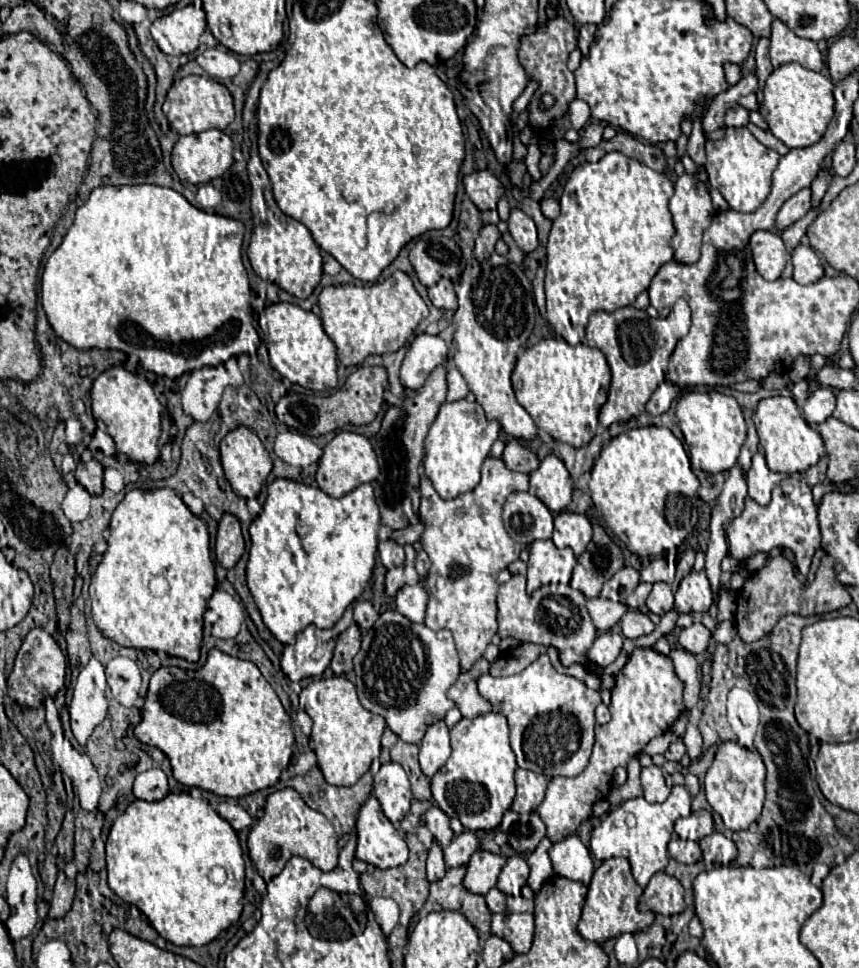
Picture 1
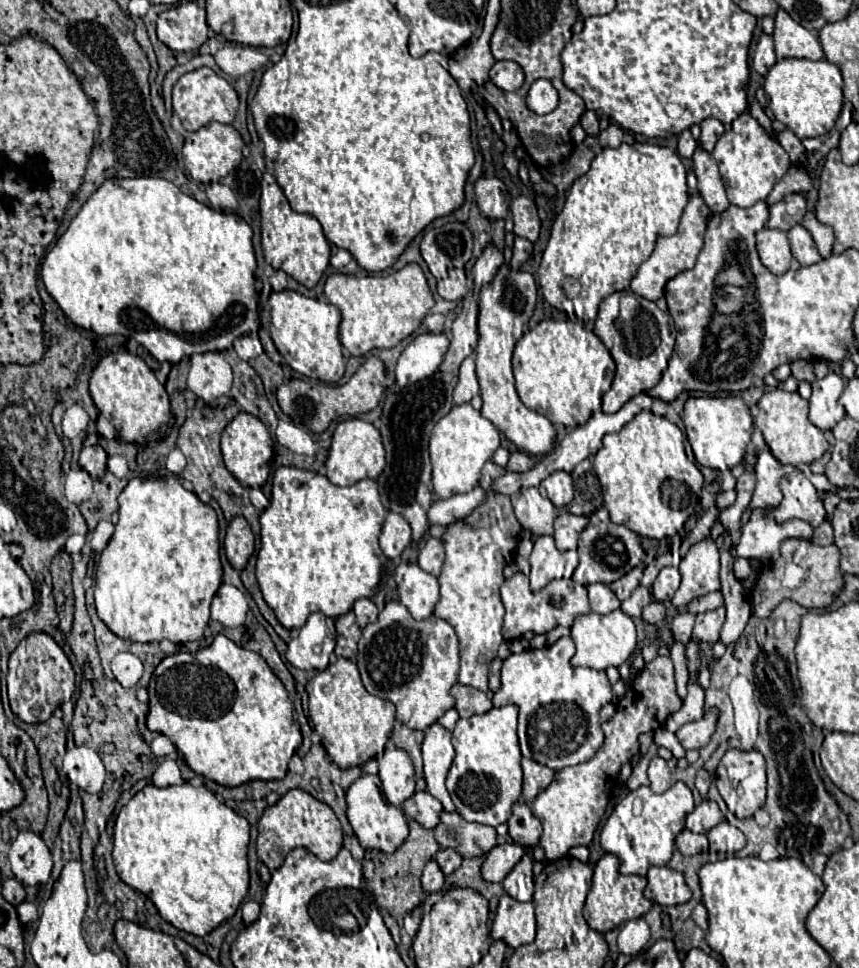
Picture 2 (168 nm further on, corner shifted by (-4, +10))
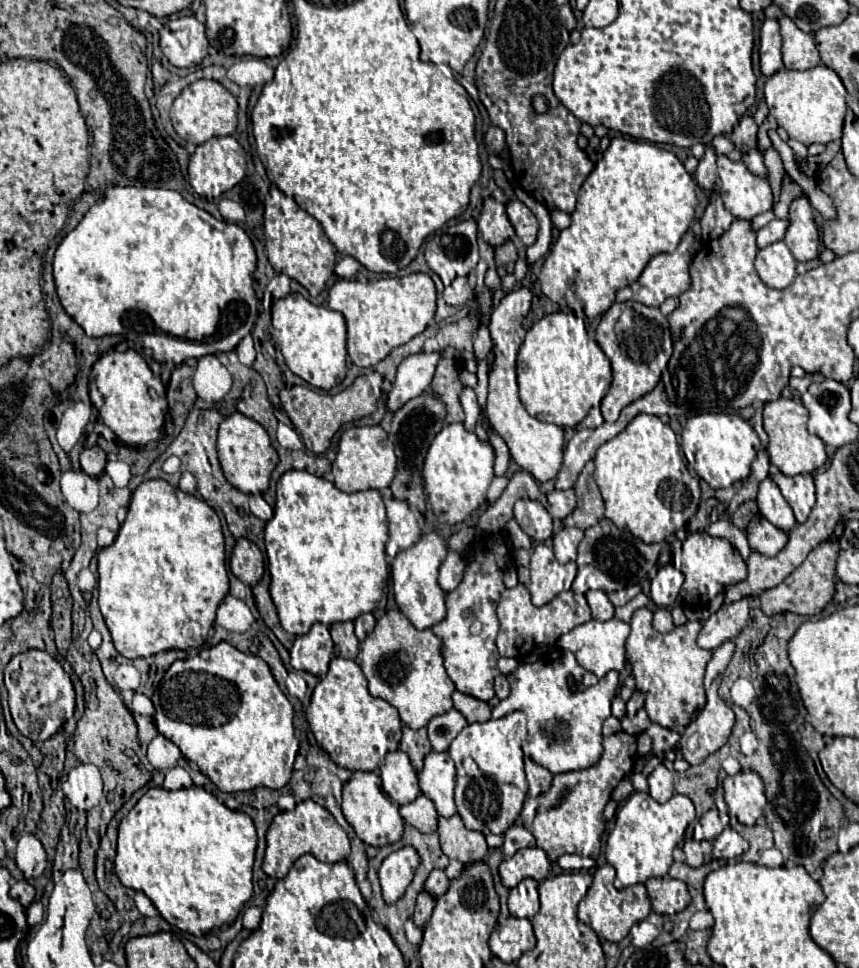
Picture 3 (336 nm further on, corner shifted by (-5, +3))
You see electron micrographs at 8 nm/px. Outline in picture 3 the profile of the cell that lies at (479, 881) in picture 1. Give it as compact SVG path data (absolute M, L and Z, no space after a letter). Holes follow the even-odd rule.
M540 847L520 849L514 857L504 859L500 865L500 877L506 887L514 887L524 879L536 879L542 881L550 875L552 861L548 859L546 851Z

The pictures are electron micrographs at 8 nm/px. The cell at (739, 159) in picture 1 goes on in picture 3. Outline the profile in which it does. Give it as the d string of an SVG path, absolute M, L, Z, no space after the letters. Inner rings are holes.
M726 155L718 157L720 197L724 207L736 217L750 221L752 217L772 209L772 189L762 177L752 175L742 161L730 161Z

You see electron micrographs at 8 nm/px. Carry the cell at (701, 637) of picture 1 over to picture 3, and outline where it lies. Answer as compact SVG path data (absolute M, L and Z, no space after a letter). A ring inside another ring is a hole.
M744 597L736 603L722 605L714 615L710 615L704 621L698 633L698 645L702 649L714 651L724 641L738 637L750 619L750 603L752 603L752 597Z

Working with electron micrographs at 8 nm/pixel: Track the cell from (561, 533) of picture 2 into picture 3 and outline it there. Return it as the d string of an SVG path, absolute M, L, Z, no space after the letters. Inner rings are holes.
M564 527L560 533L554 535L554 555L564 565L568 561L576 561L576 549L584 537L582 529Z

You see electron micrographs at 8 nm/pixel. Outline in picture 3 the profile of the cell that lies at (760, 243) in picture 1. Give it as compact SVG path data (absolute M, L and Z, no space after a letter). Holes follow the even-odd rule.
M776 241L758 251L756 273L764 285L772 289L786 289L796 277L796 263L798 261L790 249L782 241Z

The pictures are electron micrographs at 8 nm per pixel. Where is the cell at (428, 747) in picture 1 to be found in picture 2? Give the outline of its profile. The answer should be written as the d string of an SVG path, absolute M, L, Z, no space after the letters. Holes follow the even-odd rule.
M439 722L431 724L425 730L425 740L423 740L423 764L425 764L425 782L427 782L427 792L433 794L445 810L455 812L455 804L445 788L445 776L451 768L455 750L451 744L451 732L445 730Z

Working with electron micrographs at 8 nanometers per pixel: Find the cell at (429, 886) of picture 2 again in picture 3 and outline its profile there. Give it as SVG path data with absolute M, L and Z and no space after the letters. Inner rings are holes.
M422 891L418 895L418 903L416 903L416 911L412 915L412 921L418 925L418 927L424 927L426 921L430 919L432 915L432 909L434 909L434 897L426 891Z

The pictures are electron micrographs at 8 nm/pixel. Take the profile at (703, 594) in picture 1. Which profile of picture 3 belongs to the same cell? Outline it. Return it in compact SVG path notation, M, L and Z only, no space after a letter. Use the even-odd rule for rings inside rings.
M692 533L682 543L682 573L684 573L684 585L682 585L682 603L686 607L706 607L718 593L722 593L726 587L736 585L746 579L746 563L742 555L730 545L730 541L712 537L708 533Z

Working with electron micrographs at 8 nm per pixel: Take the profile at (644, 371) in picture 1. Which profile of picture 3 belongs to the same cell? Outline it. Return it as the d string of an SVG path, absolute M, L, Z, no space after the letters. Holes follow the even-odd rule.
M630 301L630 307L634 307L634 327L628 333L618 333L616 323L622 315L622 303L614 303L604 315L596 329L596 341L600 349L606 353L606 357L612 363L612 385L601 402L602 417L610 423L614 423L620 415L620 411L630 405L632 401L640 399L642 395L650 393L656 383L660 381L662 371L668 366L668 359L672 355L672 337L668 329L668 319L660 313L658 307L646 307L642 303Z

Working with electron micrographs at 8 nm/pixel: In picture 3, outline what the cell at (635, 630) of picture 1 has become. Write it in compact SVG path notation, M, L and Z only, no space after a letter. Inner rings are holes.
M658 609L654 613L654 627L660 631L660 633L668 633L674 629L674 623L672 623L672 615L668 609Z

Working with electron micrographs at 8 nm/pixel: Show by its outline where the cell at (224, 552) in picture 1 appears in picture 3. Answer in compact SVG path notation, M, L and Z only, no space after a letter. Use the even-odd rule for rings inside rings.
M238 539L230 557L230 569L242 583L254 587L264 575L264 555L252 541Z

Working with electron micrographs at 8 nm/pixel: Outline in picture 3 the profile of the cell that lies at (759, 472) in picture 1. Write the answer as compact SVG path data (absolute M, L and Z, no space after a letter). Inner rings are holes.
M764 479L758 487L758 511L762 517L766 517L774 527L782 531L790 531L796 525L794 513L788 505L788 501L782 497L778 485L772 479Z

